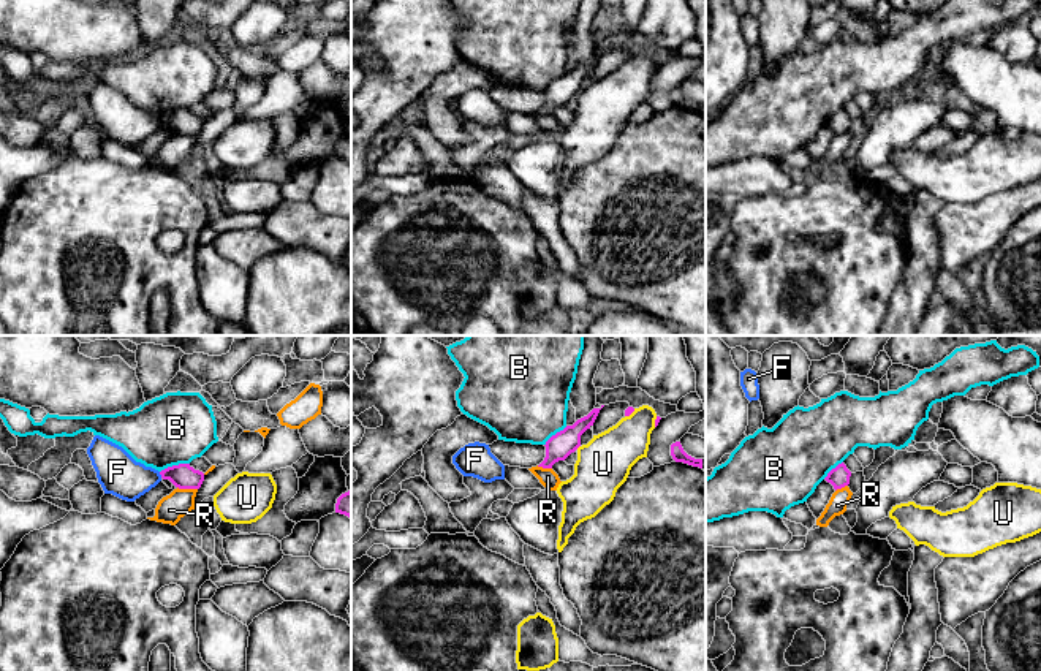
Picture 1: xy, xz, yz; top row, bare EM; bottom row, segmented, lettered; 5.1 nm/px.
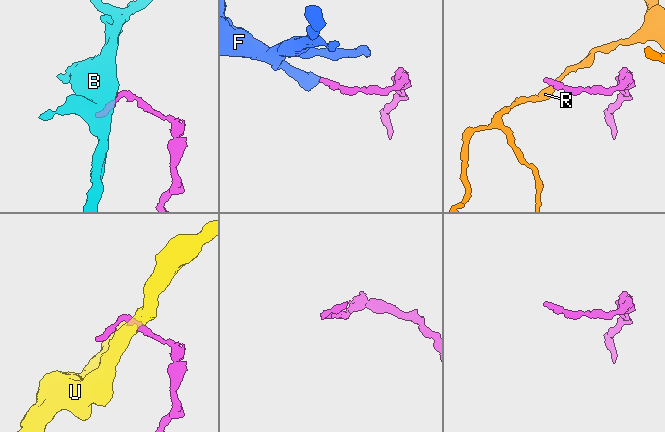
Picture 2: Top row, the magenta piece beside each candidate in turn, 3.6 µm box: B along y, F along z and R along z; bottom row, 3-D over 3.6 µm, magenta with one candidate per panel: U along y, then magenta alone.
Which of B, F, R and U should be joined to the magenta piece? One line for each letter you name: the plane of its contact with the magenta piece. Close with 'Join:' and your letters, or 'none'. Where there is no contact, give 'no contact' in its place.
Join: none

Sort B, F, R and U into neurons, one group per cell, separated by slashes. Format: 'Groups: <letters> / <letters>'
Groups: B / F / R / U

